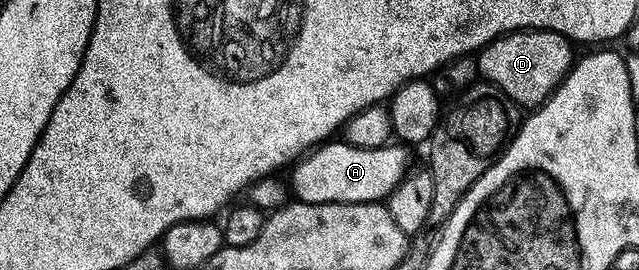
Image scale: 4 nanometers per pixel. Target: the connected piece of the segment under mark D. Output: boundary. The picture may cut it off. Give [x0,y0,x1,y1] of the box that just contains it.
[477,28,576,110]

